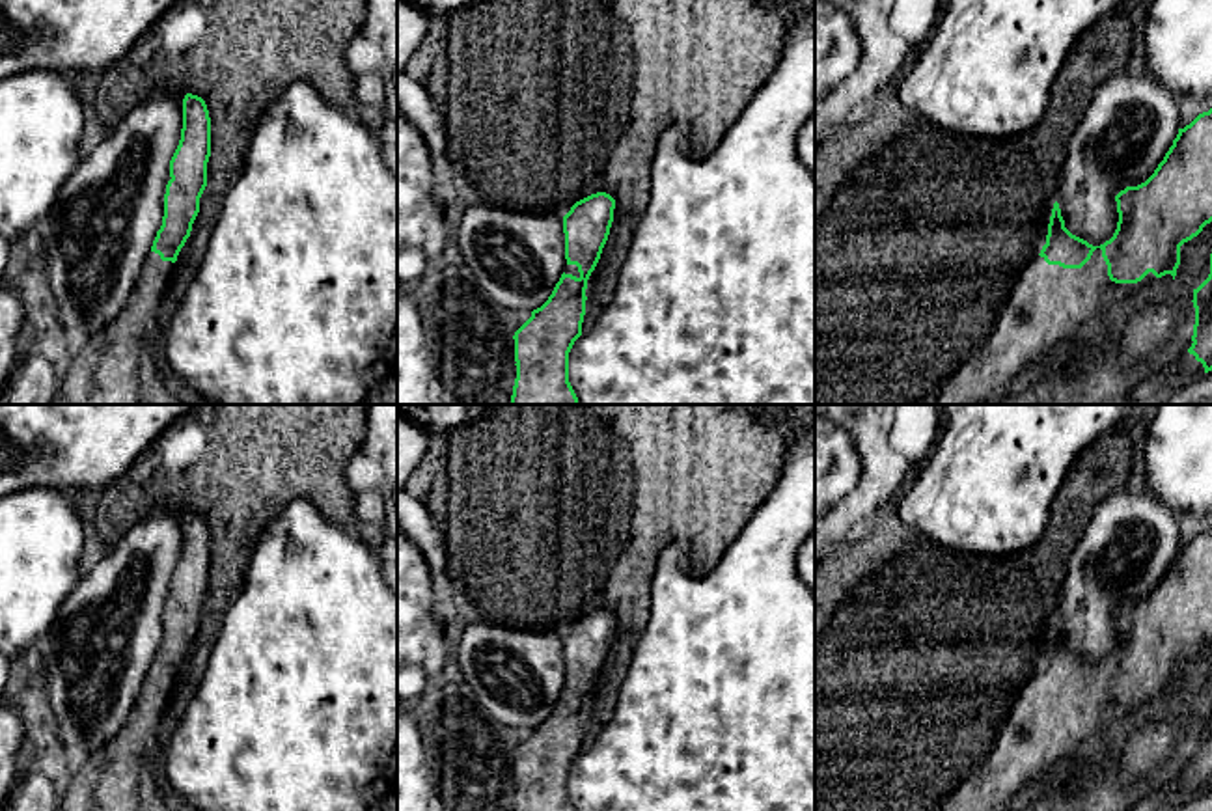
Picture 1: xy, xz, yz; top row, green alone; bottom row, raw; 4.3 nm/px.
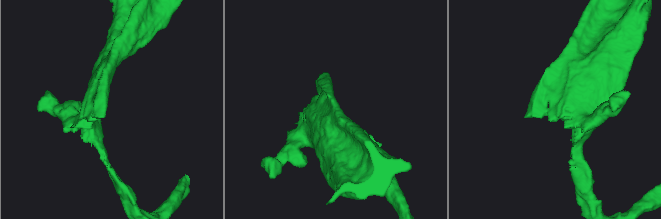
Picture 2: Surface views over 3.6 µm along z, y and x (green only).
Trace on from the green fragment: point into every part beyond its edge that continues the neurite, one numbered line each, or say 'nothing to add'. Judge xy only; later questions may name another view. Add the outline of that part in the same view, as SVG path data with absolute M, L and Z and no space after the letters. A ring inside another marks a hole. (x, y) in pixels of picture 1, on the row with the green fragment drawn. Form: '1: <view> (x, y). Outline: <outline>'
1: xy (107, 368). Outline: M149 252L134 291L103 330L78 339L50 405L145 405L151 328L173 272Z

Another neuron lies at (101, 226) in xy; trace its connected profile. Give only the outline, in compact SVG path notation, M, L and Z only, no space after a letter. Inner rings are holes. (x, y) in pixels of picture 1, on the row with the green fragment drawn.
M160 91L136 104L80 158L47 214L41 244L47 283L63 328L82 339L112 323L129 302L164 216L170 160L183 129L183 97Z

